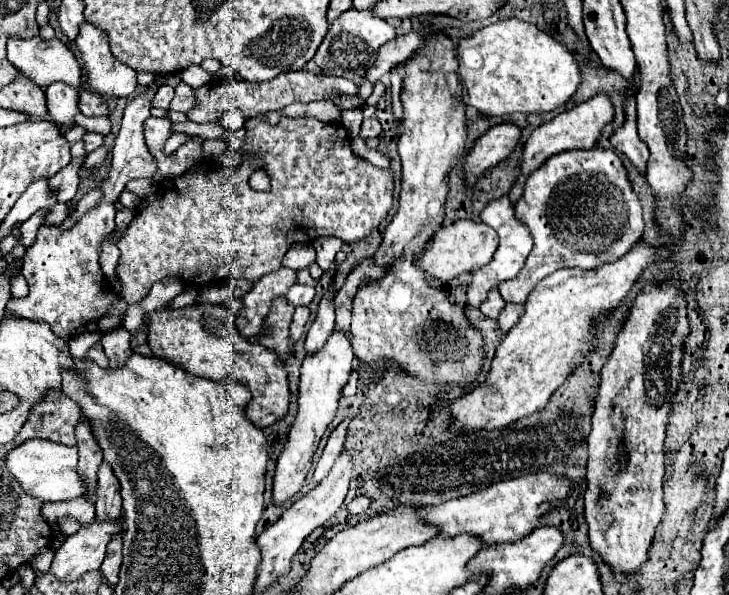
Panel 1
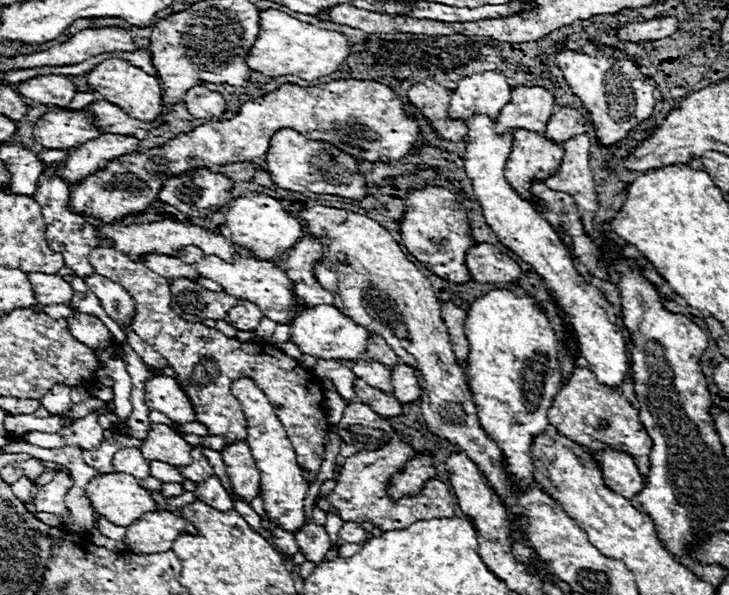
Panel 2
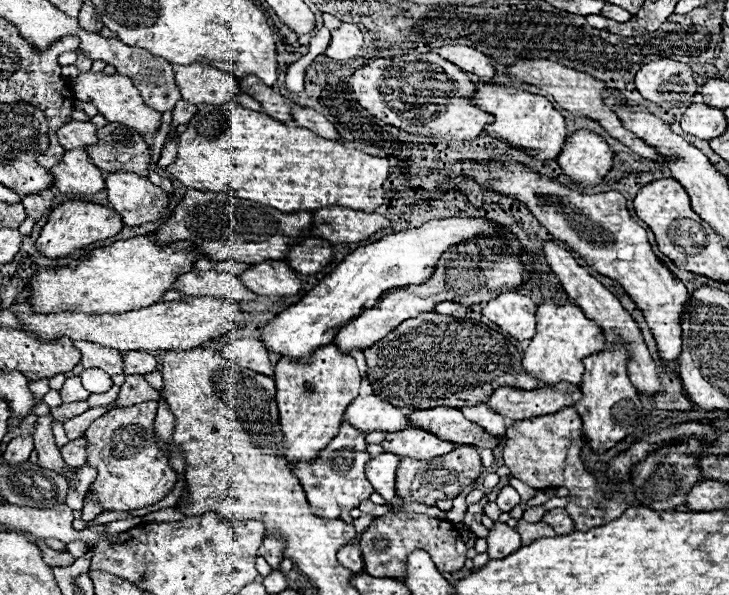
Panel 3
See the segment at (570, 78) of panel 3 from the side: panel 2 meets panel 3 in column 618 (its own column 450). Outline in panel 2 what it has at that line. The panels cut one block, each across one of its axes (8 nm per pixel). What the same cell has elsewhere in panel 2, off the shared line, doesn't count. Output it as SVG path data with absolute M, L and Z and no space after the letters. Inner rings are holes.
M432 80L414 84L408 90L408 100L422 112L426 122L432 126L432 130L442 140L458 142L466 136L468 126L464 122L456 122L456 120L448 118L450 92L446 88L442 88L440 84L432 82Z

